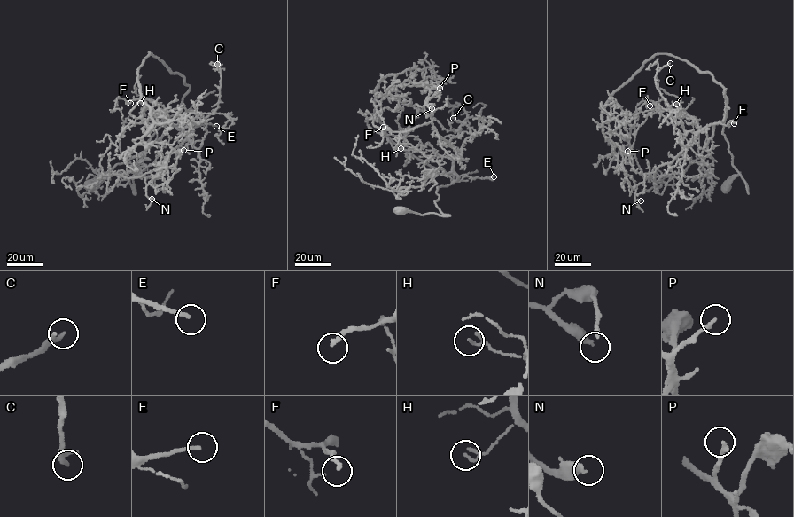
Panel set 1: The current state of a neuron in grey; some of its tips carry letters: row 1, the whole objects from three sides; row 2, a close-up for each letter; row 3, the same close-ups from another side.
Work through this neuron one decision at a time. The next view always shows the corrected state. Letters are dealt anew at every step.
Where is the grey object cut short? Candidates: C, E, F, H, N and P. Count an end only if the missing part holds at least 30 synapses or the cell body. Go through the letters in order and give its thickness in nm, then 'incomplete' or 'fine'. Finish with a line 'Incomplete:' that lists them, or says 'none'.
C: calibre 180 nm; incomplete
E: calibre 180 nm; fine
F: calibre 180 nm; incomplete
H: calibre 110 nm; fine
N: calibre 360 nm; incomplete
P: calibre 200 nm; fine
Incomplete: C, F, N

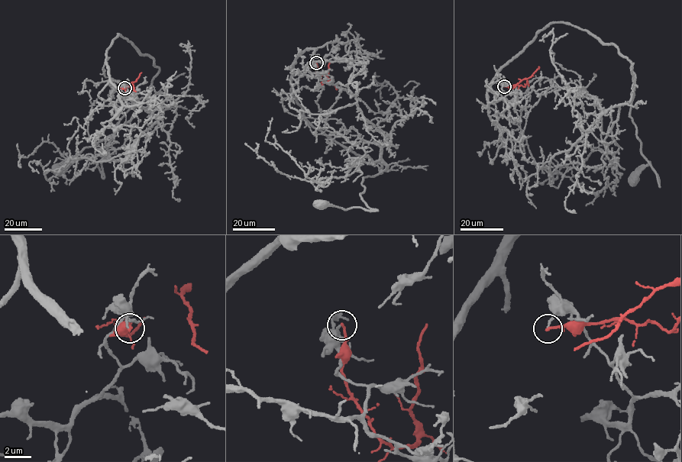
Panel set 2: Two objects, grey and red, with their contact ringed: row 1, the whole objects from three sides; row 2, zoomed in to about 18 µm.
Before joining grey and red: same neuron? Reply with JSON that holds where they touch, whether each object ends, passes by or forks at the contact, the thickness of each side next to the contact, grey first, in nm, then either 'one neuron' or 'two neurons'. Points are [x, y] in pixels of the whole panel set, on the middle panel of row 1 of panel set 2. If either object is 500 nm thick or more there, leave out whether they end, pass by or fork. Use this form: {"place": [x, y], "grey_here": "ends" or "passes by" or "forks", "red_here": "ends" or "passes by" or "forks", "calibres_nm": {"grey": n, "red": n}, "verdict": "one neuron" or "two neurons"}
{"place": [316, 62], "grey_here": "ends", "red_here": "ends", "calibres_nm": {"grey": 150, "red": 200}, "verdict": "two neurons"}

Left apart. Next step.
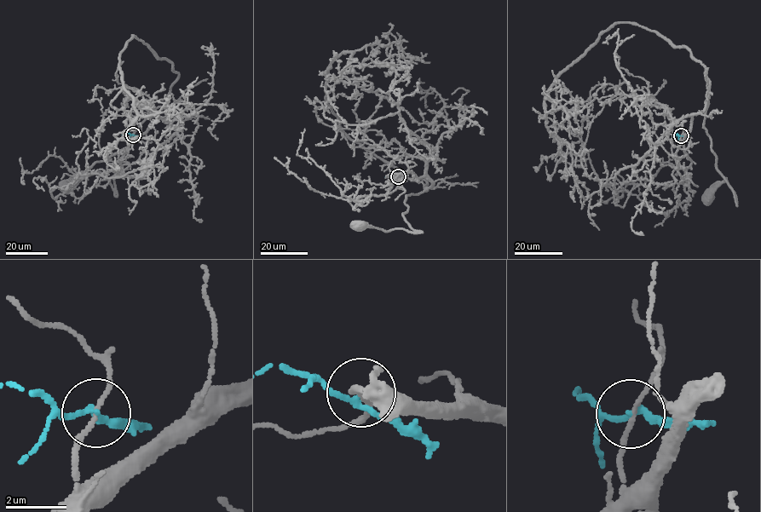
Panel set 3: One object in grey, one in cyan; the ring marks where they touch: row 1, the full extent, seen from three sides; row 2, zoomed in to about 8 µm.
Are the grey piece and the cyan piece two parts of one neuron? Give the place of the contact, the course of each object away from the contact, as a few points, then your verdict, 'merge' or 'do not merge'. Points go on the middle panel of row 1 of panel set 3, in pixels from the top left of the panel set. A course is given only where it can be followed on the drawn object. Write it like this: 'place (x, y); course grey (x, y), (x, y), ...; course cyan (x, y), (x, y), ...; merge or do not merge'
place (398, 176); course grey (398, 176), (427, 177), (431, 183), (405, 199), (408, 207), (403, 215), (417, 232), (357, 224); course cyan (398, 176), (385, 177); do not merge

